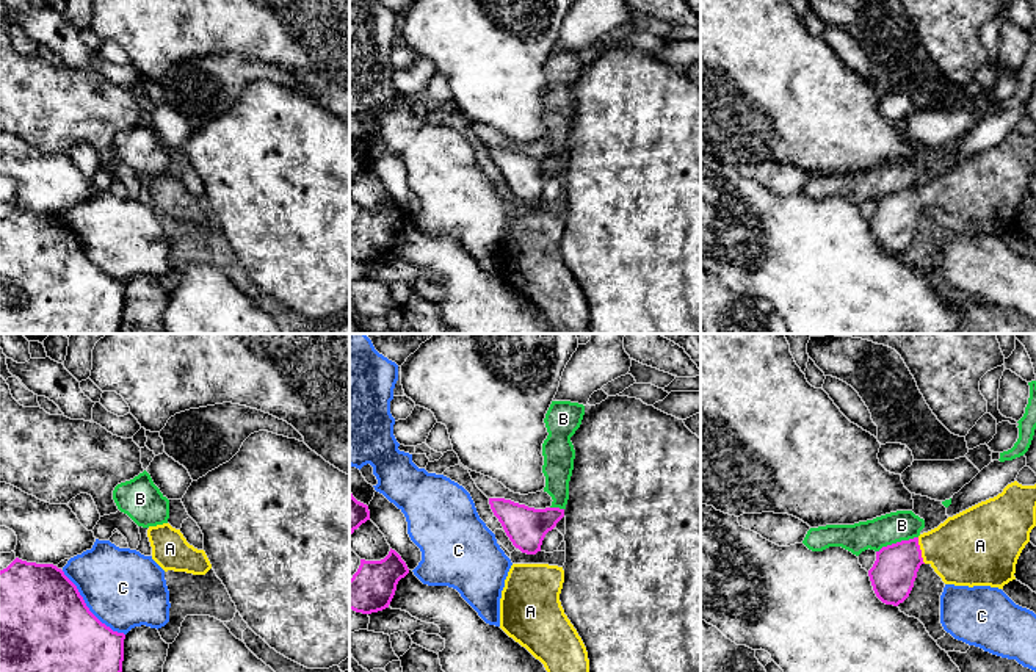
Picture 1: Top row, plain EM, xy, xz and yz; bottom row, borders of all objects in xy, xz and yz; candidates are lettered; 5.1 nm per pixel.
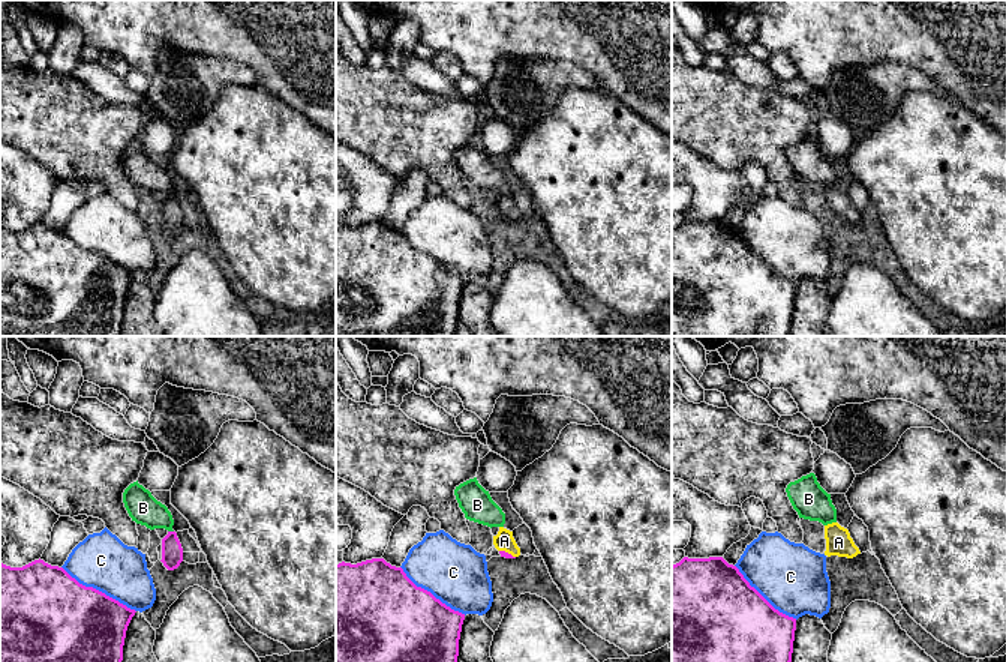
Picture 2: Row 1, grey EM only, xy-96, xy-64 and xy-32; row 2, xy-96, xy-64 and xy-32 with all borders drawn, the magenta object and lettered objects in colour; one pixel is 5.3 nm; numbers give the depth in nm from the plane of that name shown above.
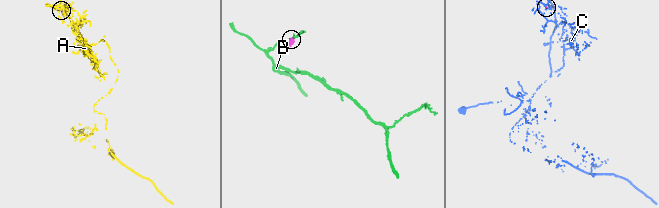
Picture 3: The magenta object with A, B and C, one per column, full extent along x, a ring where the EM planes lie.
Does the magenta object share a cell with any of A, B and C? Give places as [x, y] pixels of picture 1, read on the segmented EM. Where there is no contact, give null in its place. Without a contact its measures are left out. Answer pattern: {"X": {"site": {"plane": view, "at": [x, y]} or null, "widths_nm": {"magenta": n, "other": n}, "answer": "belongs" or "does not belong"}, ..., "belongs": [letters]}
{"A": {"site": {"plane": "yz", "at": [920, 550]}, "widths_nm": {"magenta": 220, "other": 380}, "answer": "belongs"}, "B": {"site": {"plane": "yz", "at": [897, 542]}, "widths_nm": {"magenta": 220, "other": 160}, "answer": "does not belong"}, "C": {"site": {"plane": "xy", "at": [88, 608]}, "widths_nm": {"magenta": 460, "other": 400}, "answer": "does not belong"}, "belongs": ["A"]}

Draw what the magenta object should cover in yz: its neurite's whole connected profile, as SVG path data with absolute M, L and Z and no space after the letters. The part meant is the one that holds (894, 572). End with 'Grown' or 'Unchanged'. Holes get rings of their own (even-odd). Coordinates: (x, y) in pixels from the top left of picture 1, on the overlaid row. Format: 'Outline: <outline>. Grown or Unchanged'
Outline: M1014 481L997 497L948 517L937 528L876 551L876 561L868 570L873 591L882 603L898 606L909 597L922 564L929 564L945 584L1003 589L1016 580L1017 559L1034 526L1036 484L1022 486Z. Grown

